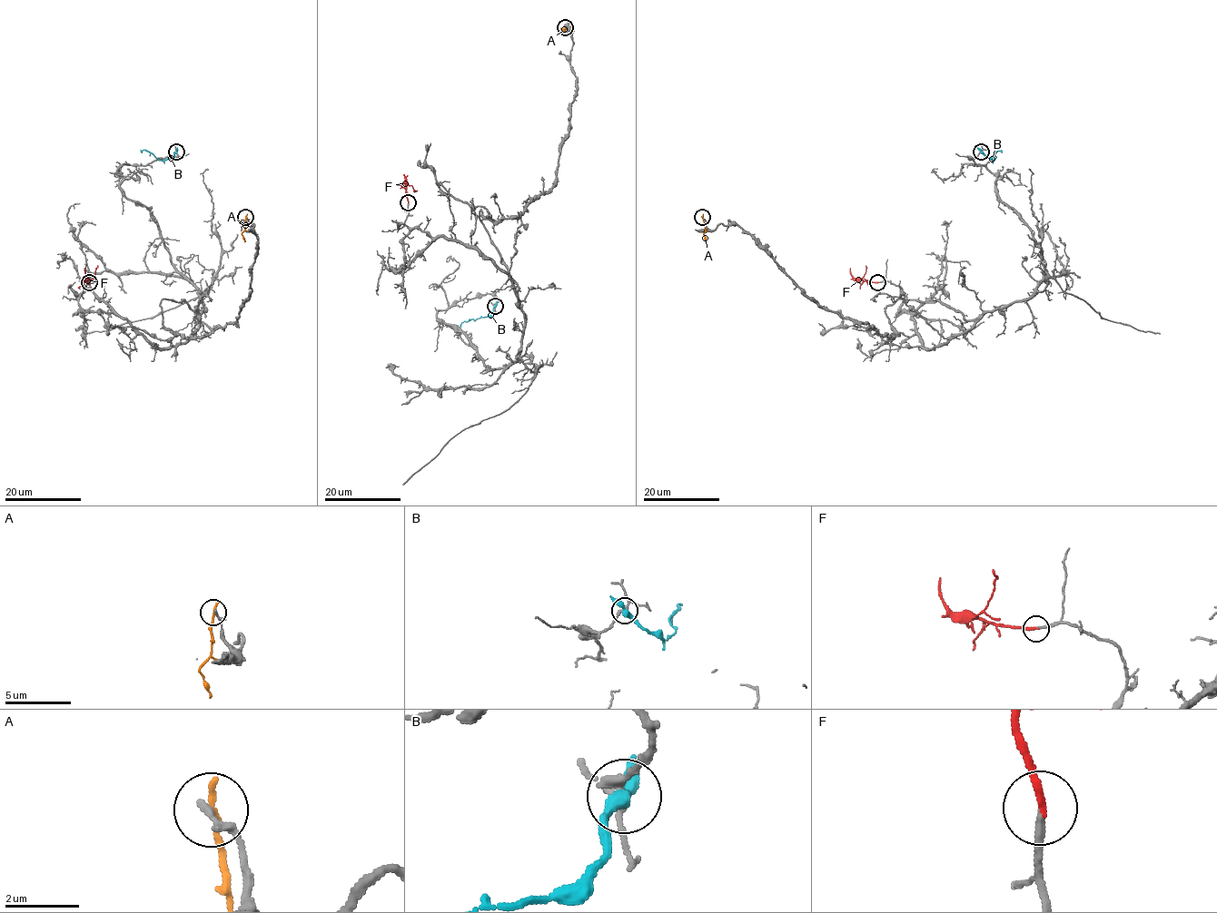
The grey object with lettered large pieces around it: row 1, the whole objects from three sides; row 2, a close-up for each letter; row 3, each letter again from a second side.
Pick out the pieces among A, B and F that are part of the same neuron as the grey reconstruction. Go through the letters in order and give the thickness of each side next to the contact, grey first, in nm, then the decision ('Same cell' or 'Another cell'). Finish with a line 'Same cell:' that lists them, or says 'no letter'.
A: Thickness 240 nm (grey) against 200 nm. Another cell
B: Thickness 180 nm (grey) against 360 nm. Another cell
F: Thickness 200 nm (grey) against 200 nm. Same cell
Same cell: F

